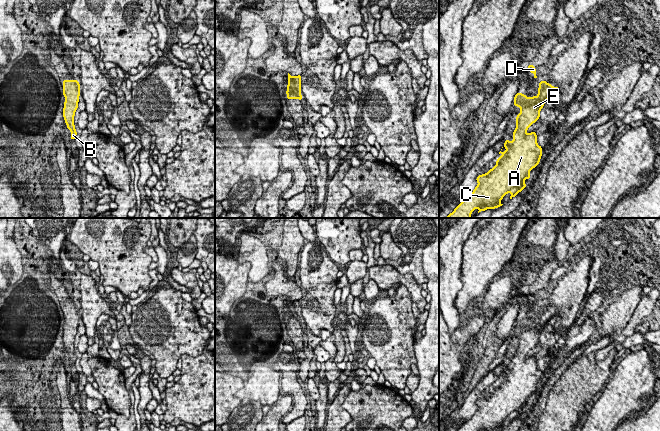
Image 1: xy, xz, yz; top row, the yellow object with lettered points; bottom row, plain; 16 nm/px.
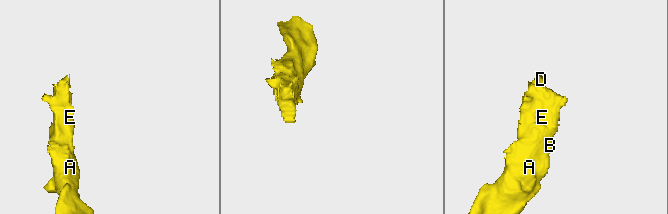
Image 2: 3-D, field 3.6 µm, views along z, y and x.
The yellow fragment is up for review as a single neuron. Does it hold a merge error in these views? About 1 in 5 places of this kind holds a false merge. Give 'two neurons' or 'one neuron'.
one neuron

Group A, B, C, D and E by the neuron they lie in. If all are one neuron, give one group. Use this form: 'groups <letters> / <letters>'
groups A B C D E

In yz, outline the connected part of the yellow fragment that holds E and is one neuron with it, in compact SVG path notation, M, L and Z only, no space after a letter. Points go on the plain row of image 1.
M540 305L538 312L538 319L527 321L522 317L516 317L514 320L514 330L518 330L521 335L516 340L516 352L513 358L513 364L505 364L503 371L505 376L500 375L502 379L496 384L496 389L487 397L479 399L476 402L478 409L473 416L466 420L466 422L457 431L501 431L501 424L503 421L511 417L510 423L516 421L527 409L526 403L530 403L530 395L540 387L542 381L542 371L537 367L536 356L527 358L528 352L540 342L540 335L544 331L544 327L550 323L549 321L554 316L559 316L558 310L554 311L546 305Z

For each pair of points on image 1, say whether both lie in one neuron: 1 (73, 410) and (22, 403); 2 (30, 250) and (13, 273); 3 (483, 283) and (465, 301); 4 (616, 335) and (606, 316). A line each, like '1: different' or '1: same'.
1: different
2: different
3: same
4: same

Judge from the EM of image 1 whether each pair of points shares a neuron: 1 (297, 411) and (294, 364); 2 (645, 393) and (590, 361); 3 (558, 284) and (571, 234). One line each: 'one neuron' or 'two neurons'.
1: one neuron
2: two neurons
3: two neurons

